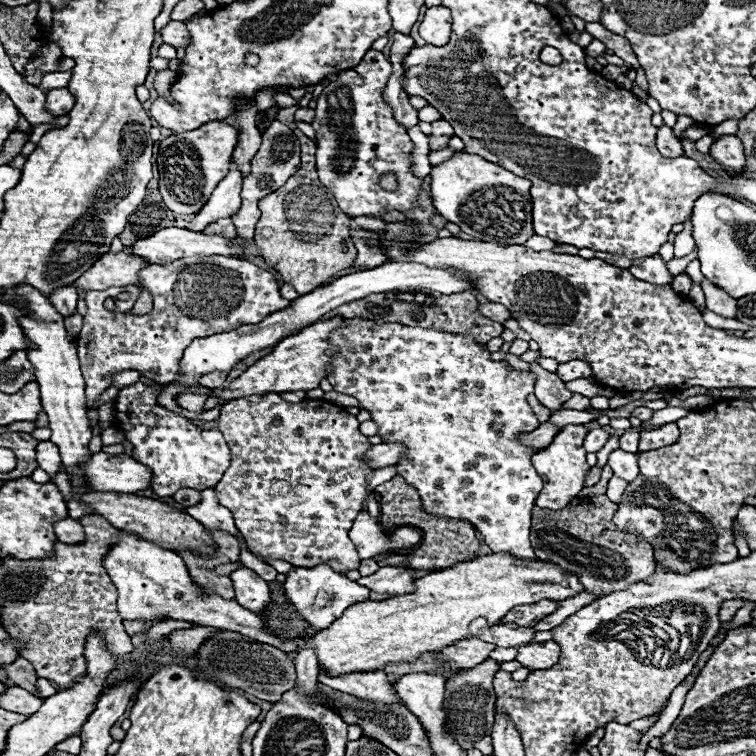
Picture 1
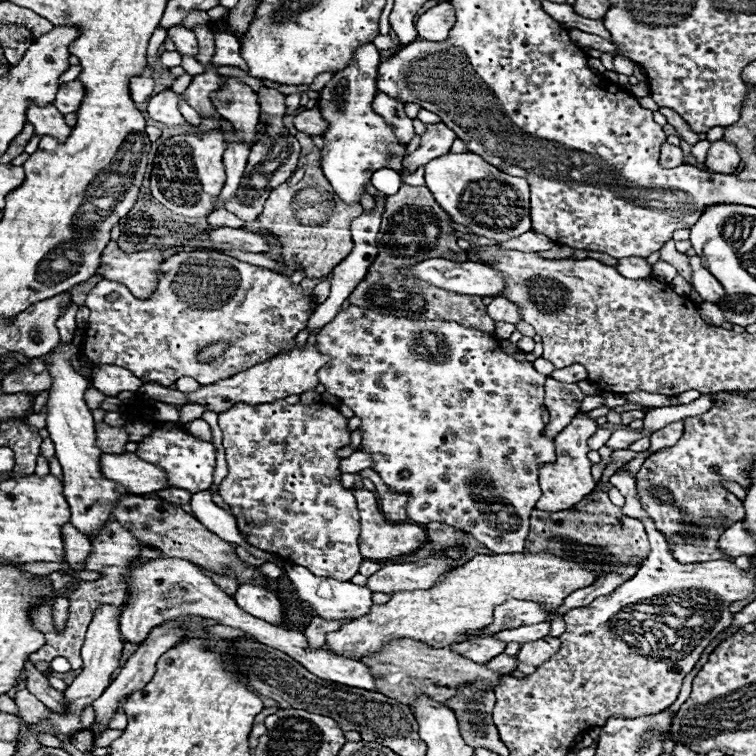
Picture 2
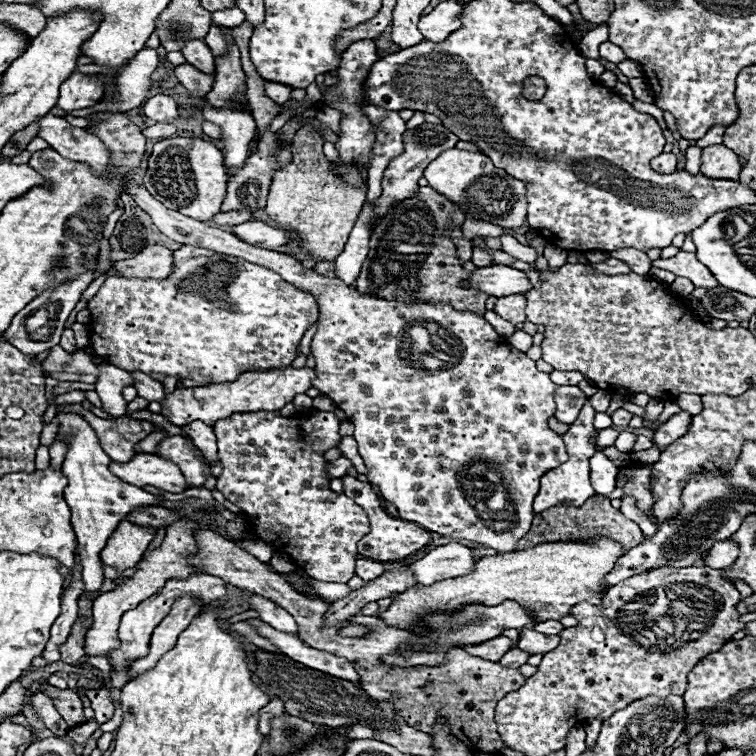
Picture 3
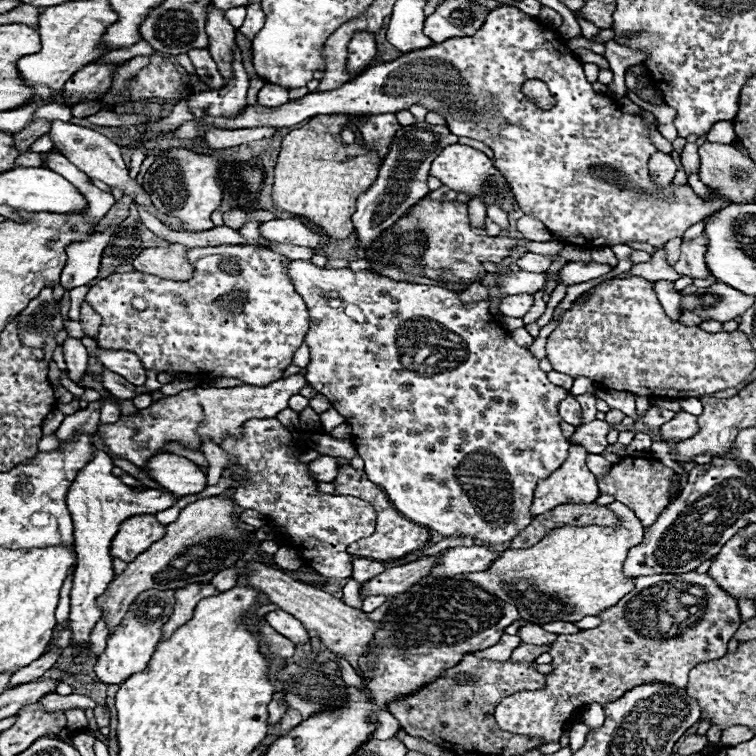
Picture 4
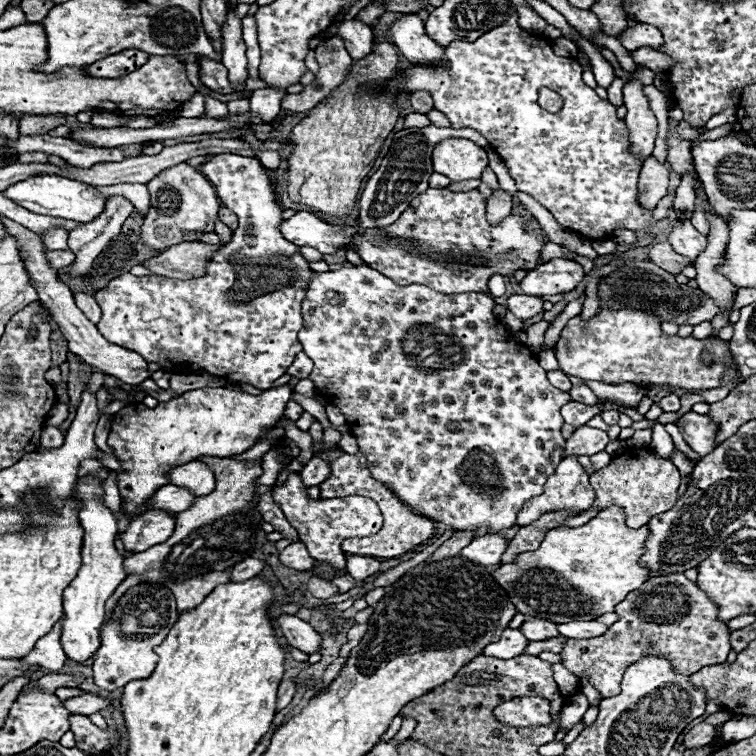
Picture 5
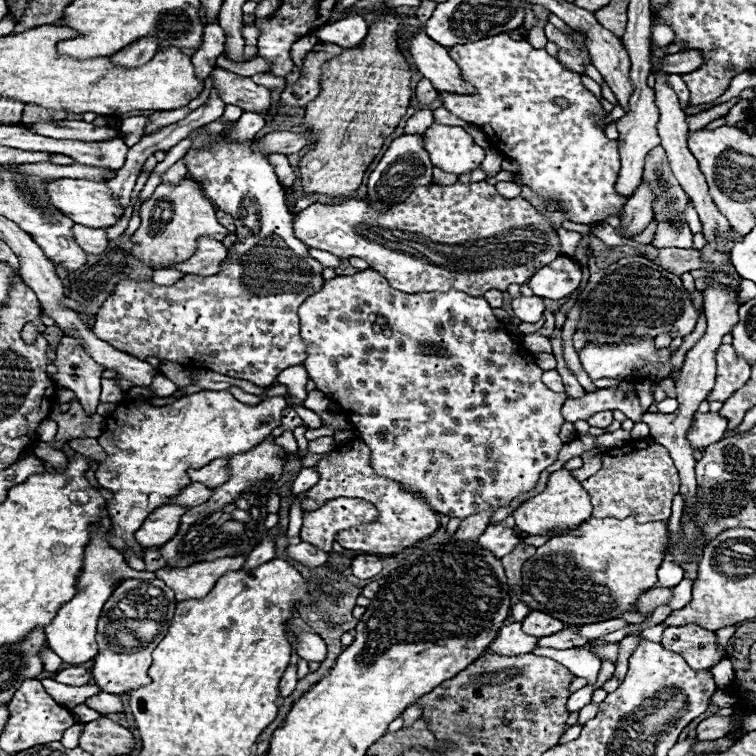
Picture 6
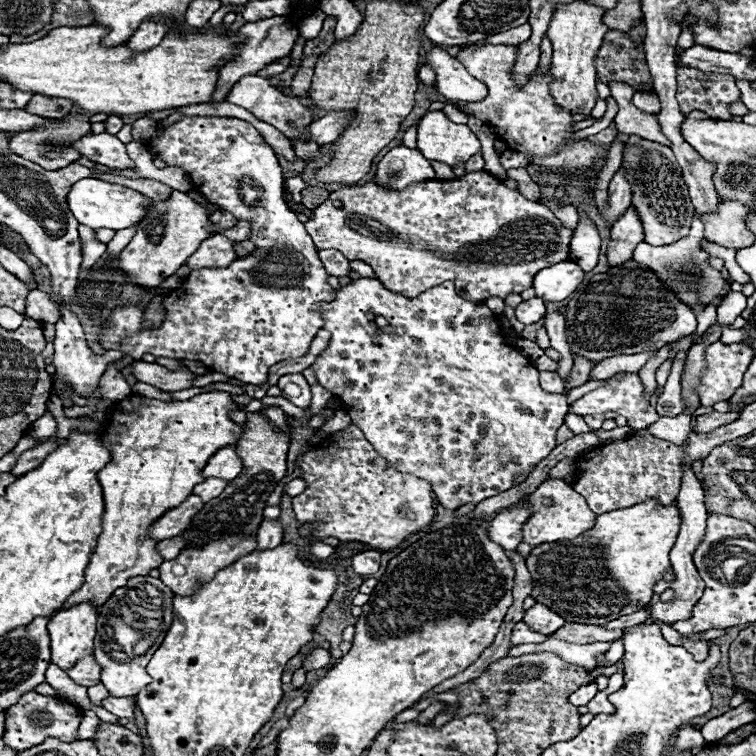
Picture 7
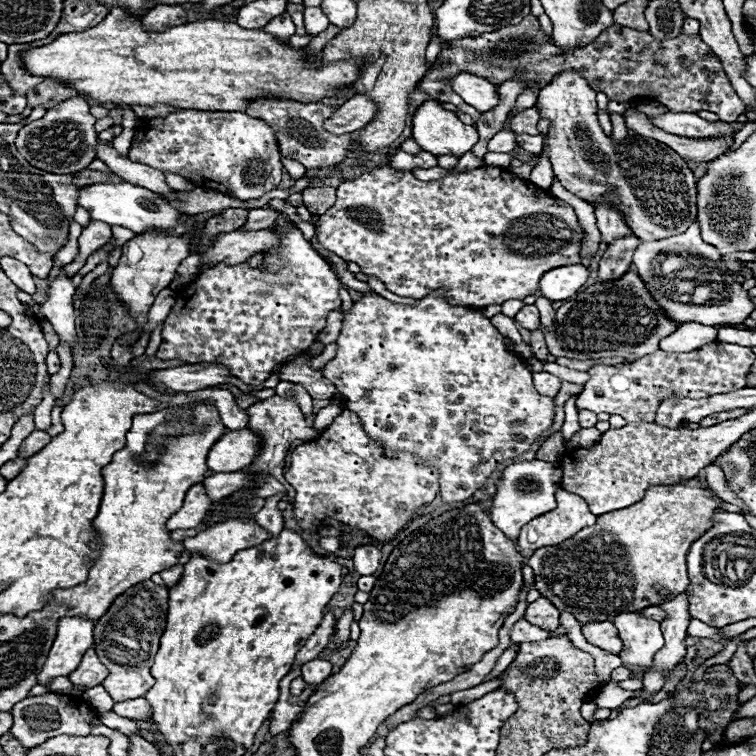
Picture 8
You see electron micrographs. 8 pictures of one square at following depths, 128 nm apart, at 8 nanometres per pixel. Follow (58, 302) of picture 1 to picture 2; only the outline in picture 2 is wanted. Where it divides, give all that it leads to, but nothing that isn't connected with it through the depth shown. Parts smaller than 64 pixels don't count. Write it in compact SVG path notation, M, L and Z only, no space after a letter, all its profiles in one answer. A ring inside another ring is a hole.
M70 302L68 308L62 312L62 318L58 318L58 322L56 322L56 328L64 342L72 340L72 334L76 328L76 310L78 310L78 306L74 302Z

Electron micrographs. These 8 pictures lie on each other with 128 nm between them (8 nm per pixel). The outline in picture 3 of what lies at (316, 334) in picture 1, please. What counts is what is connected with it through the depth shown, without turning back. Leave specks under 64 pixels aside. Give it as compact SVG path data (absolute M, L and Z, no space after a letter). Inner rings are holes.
M274 368L274 370L254 370L240 374L234 382L220 382L210 386L196 386L196 388L178 388L164 402L162 414L176 426L190 424L194 420L202 420L208 426L214 426L216 420L228 418L228 414L236 414L240 410L280 410L284 404L292 402L294 396L304 394L312 388L312 380L316 372L312 368Z

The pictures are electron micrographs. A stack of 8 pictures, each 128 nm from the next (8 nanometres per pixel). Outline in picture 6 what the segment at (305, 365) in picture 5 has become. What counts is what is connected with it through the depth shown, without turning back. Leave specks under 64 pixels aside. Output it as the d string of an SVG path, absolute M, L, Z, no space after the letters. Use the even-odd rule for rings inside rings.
M302 364L290 366L284 370L284 374L278 376L278 384L288 386L288 394L292 394L298 400L306 400L306 382L308 382L308 372Z

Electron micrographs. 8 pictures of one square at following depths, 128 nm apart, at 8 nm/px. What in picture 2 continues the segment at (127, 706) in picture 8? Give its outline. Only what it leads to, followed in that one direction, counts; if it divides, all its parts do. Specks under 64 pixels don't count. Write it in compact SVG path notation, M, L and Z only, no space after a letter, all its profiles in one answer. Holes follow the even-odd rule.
M28 690L16 692L14 702L16 702L18 714L24 718L24 722L40 722L40 718L44 718L44 714L48 714L48 708L40 700L36 700L36 696L30 694Z

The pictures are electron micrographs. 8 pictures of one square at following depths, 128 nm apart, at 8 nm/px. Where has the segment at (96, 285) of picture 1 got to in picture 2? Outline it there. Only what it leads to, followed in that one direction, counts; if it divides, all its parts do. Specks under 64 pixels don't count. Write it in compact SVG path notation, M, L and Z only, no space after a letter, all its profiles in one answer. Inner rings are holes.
M110 240L102 252L102 262L96 274L104 280L126 284L138 300L146 300L156 290L156 270L160 262L164 262L164 256L158 250L124 252Z

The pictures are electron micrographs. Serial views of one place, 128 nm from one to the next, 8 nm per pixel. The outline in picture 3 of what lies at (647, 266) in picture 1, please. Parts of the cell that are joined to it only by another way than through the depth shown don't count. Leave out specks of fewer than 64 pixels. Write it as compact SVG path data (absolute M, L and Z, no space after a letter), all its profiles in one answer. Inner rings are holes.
M608 258L606 262L600 264L592 264L596 270L600 270L602 274L626 274L630 272L630 266L618 258Z

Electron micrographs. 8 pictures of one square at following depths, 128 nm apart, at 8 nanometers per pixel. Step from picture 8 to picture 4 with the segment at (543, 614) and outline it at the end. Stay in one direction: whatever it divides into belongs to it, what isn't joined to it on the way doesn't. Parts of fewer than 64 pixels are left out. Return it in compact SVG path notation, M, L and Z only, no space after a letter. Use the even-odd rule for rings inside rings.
M526 624L518 630L518 636L524 644L536 644L536 646L548 646L552 644L558 636L552 632L546 632L542 626L536 624Z

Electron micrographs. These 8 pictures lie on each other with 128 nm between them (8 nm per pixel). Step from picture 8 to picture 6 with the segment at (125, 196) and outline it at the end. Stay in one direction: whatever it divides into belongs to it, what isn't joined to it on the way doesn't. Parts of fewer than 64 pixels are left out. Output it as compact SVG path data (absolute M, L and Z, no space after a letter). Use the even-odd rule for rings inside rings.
M50 180L46 184L46 194L50 204L66 214L72 222L82 224L82 226L92 226L92 228L108 228L114 226L124 210L116 206L116 200L112 198L112 192L108 190L106 182L92 182L92 180Z

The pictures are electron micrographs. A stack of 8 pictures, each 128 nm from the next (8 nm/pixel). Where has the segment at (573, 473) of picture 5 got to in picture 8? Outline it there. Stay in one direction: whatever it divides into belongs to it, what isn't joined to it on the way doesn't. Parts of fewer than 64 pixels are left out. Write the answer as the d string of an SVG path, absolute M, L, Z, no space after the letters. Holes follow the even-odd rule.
M564 488L556 490L558 508L530 520L518 538L522 550L538 550L542 546L560 544L572 538L584 526L594 526L596 516L588 510L588 504Z

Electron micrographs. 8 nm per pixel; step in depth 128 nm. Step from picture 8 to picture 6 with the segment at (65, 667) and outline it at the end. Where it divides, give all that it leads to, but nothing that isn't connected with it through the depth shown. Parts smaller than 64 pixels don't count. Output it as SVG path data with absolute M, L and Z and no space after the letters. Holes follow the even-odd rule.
M92 526L90 530L92 530L90 542L84 550L84 566L76 580L76 594L72 600L62 604L62 608L58 610L58 616L52 620L52 624L44 628L48 646L52 646L52 650L68 664L84 664L98 654L96 622L100 618L104 602L112 596L112 592L122 580L128 580L128 578L153 580L156 577L153 572L132 570L126 564L124 556L108 544L106 532L100 526Z

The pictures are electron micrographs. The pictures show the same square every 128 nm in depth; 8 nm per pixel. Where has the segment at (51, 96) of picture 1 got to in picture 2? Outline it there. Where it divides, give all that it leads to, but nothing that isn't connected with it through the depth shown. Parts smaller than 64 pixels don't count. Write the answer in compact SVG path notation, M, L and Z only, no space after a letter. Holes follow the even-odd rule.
M68 82L68 84L62 84L58 88L58 94L56 94L56 100L52 102L62 114L70 114L70 112L76 112L80 102L84 98L84 88L80 86L80 82Z

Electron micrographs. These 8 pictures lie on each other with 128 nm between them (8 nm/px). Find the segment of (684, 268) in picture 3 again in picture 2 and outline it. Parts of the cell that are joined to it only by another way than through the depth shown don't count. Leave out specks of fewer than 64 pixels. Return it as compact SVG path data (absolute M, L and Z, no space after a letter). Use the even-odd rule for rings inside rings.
M690 258L690 266L692 266L692 284L694 284L694 290L698 294L702 294L702 298L706 302L720 302L726 294L724 294L724 288L720 286L720 282L716 282L716 278L712 278L712 274L708 270L704 270L700 258Z

